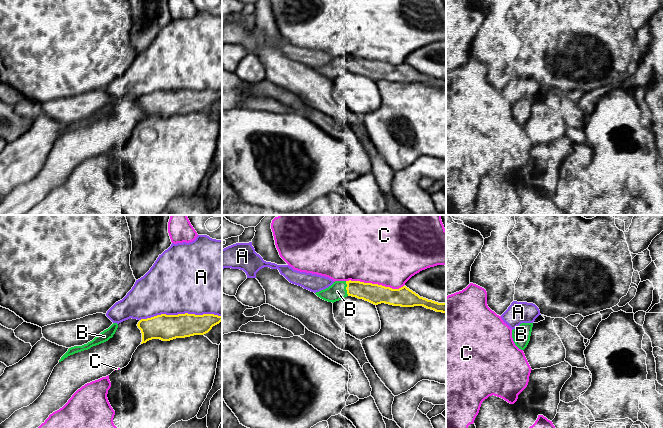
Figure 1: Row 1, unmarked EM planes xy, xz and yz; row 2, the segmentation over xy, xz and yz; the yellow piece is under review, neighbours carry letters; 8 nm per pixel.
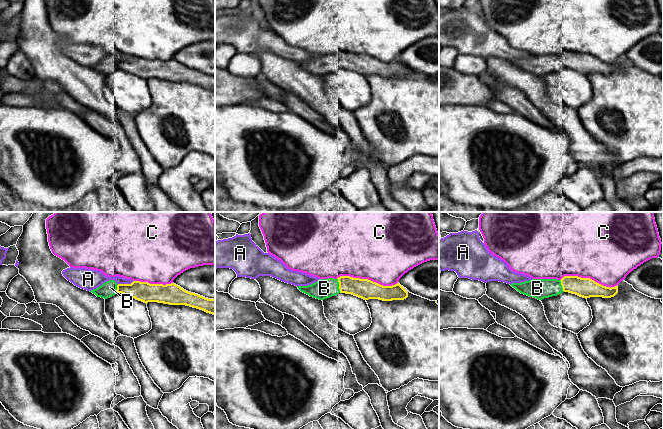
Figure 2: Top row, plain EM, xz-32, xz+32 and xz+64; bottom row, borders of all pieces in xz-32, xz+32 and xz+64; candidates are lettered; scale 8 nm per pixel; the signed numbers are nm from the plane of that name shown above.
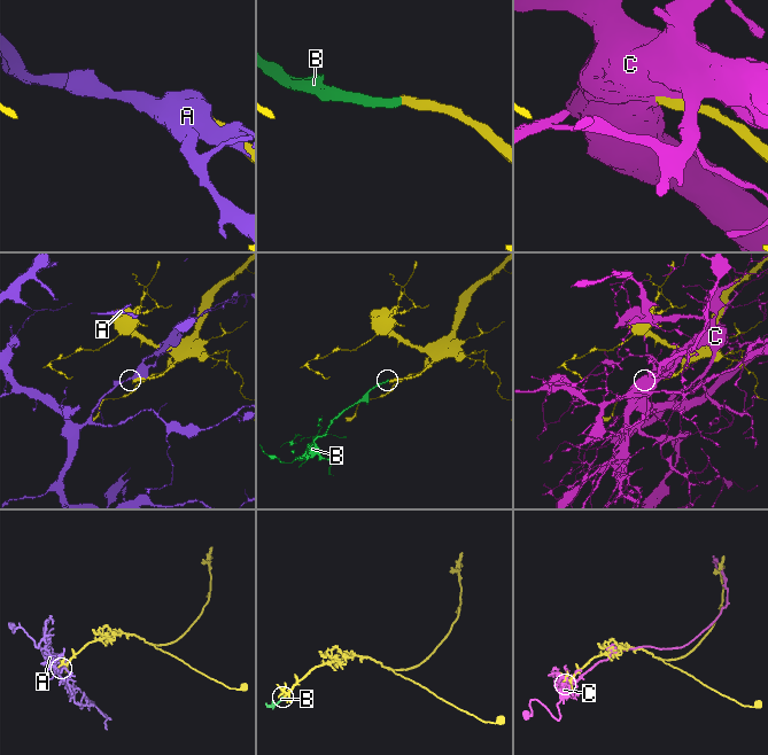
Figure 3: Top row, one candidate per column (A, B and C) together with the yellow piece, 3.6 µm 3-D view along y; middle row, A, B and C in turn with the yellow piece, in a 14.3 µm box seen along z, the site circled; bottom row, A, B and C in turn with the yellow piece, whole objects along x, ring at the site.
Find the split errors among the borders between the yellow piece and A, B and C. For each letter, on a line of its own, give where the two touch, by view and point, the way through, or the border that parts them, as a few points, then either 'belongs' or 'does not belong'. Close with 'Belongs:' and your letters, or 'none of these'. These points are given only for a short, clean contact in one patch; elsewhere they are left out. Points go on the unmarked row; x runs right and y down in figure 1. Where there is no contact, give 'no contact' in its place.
A: contact xy (180, 90); does not belong
B: contact xz (346, 64); belongs
C: contact xz (375, 60); does not belong
Belongs: B

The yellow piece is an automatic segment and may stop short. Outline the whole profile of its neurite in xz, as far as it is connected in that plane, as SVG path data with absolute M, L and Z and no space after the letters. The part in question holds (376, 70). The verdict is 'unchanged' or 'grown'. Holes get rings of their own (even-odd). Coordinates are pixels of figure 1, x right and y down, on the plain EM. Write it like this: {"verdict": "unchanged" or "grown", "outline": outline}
{"verdict": "grown", "outline": "M335 57L328 64L315 70L321 75L332 79L347 72L352 72L368 77L374 81L385 79L401 83L423 82L436 88L446 89L446 79L438 79L420 73L406 62L399 65L392 65L390 63L360 57Z"}

